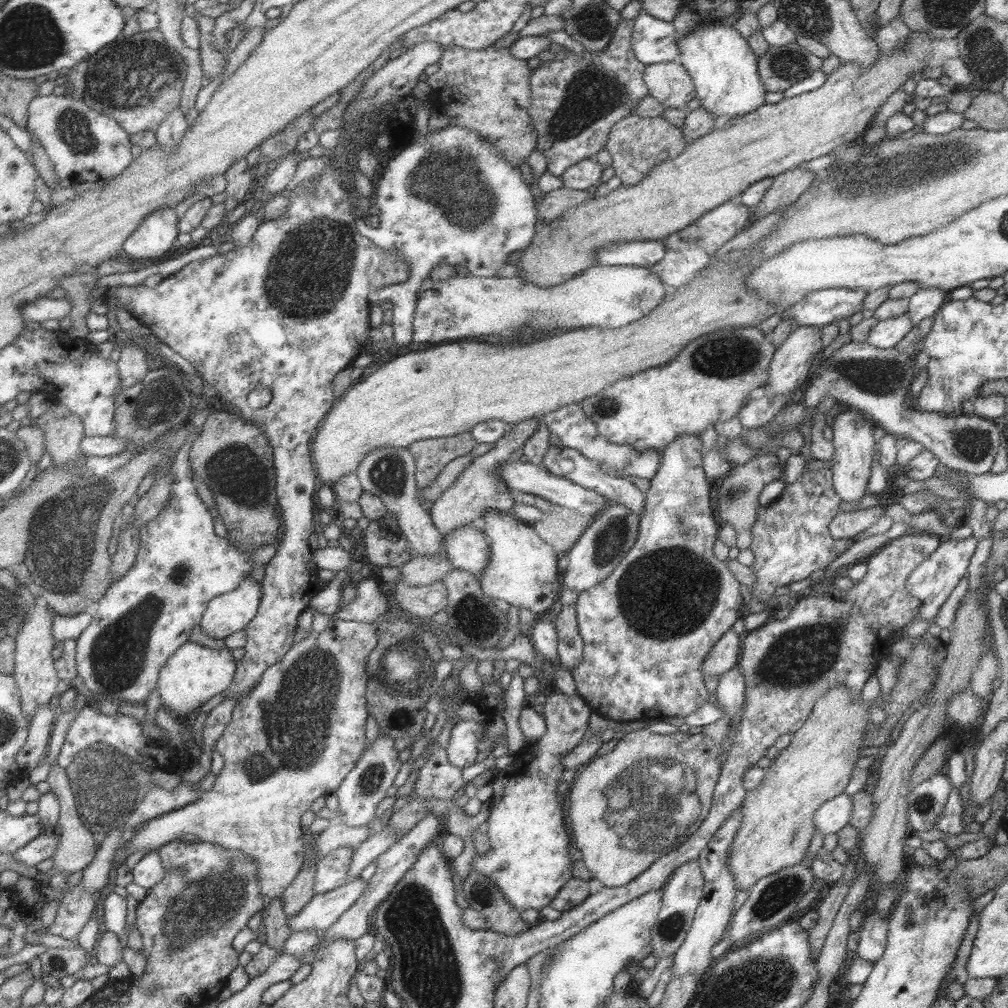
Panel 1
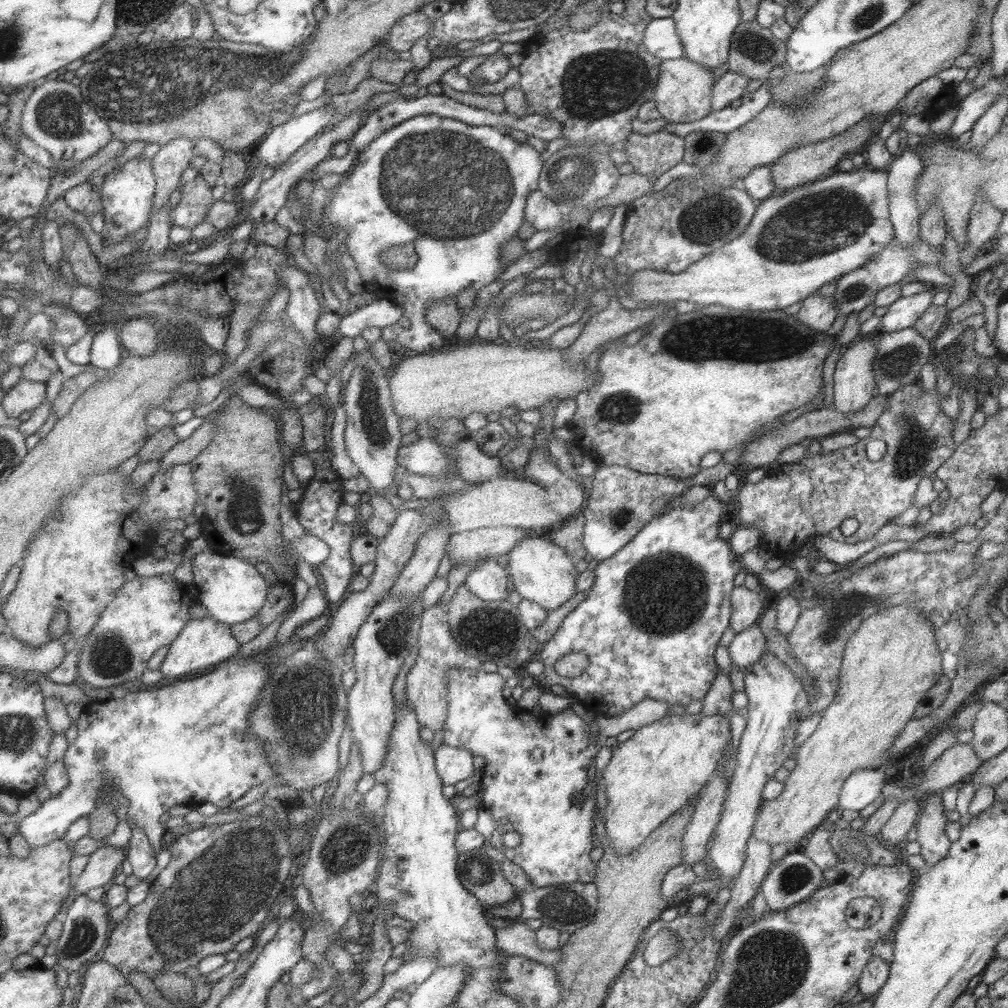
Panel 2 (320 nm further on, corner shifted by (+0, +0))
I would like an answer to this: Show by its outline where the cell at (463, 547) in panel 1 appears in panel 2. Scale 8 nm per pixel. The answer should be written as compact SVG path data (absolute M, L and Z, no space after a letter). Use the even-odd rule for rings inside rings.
M489 557L468 572L464 584L477 598L485 602L495 602L507 598L507 579L503 565L497 563L496 558Z

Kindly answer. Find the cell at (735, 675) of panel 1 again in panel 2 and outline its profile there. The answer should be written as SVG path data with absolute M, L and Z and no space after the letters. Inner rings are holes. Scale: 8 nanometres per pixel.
M752 624L735 633L727 648L731 664L740 668L751 666L761 658L763 651L766 650L766 640L758 624Z

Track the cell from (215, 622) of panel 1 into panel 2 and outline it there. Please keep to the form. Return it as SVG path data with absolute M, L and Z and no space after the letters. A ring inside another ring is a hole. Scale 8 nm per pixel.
M205 549L189 560L192 584L199 593L200 603L206 608L207 616L231 626L255 616L265 602L268 584L255 565L240 558L226 557Z

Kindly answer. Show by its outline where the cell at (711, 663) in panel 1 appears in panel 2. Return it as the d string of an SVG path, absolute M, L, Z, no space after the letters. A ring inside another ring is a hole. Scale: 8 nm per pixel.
M744 585L733 587L730 594L731 614L729 625L734 633L758 622L763 610L762 588L758 593L748 590Z

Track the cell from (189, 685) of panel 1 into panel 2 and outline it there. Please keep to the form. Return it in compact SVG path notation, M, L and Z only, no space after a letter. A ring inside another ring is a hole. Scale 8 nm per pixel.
M209 616L201 619L189 619L168 645L168 653L160 663L161 674L167 680L186 679L208 673L229 658L238 656L237 650L240 647L230 626Z

